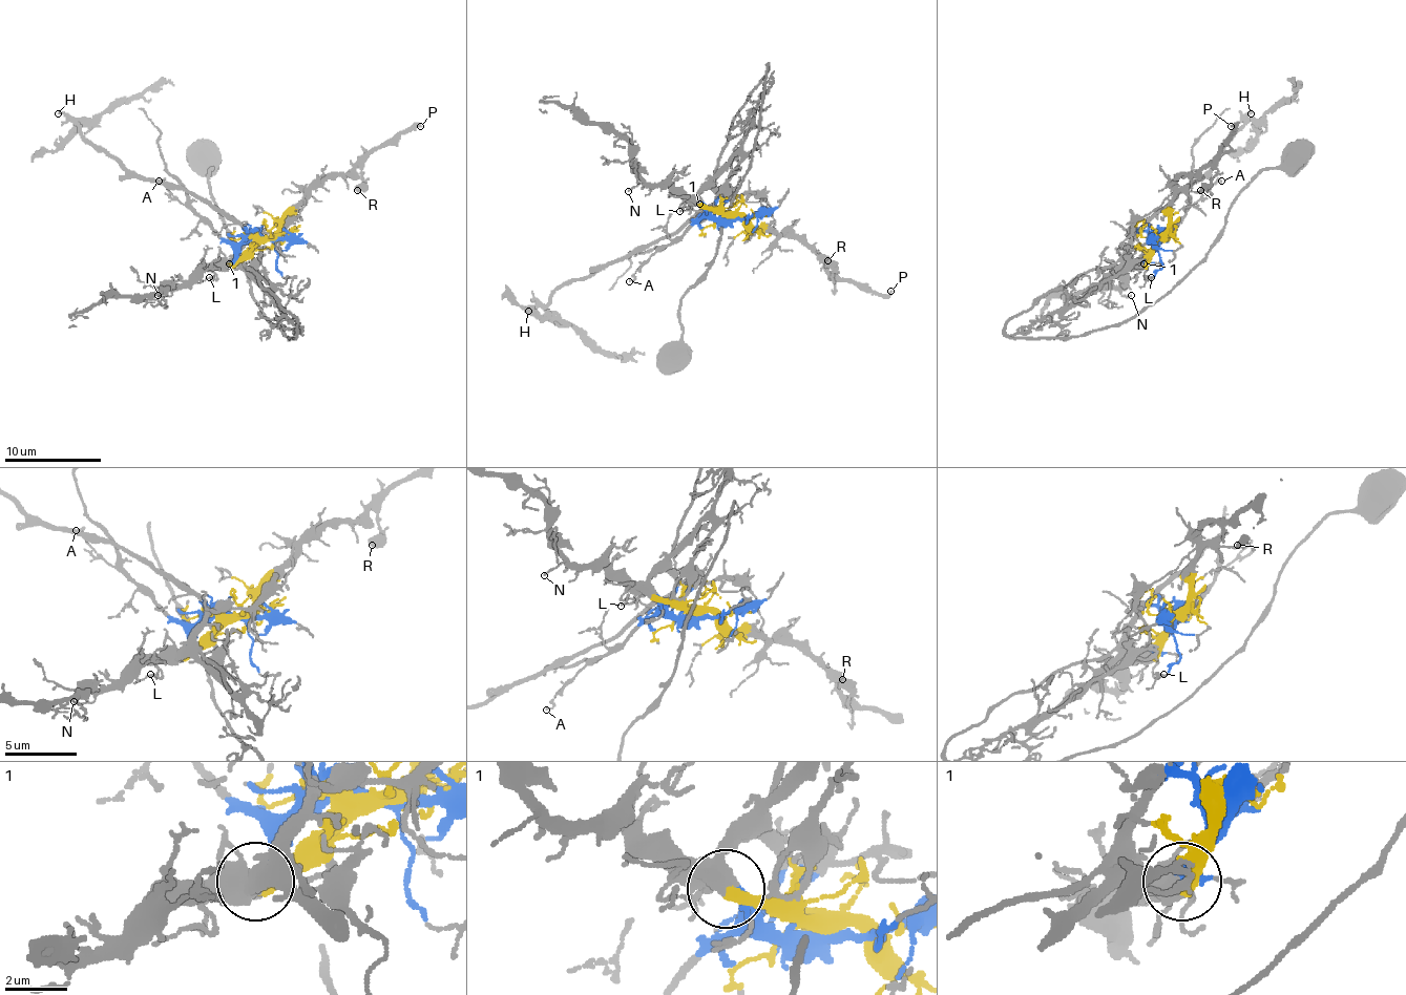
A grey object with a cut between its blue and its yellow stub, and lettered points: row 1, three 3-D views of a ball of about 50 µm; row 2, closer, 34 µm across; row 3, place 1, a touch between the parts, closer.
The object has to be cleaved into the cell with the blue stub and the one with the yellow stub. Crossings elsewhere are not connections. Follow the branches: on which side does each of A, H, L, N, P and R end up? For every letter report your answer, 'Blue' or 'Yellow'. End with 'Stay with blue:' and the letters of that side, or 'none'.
A: Blue
H: Blue
L: Yellow
N: Yellow
P: Yellow
R: Yellow
Stay with blue: A, H

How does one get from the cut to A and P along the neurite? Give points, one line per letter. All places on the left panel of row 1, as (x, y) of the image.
A: (265, 236), (237, 244), (226, 241), (159, 181)
P: (265, 236), (269, 238), (278, 229), (281, 219), (317, 184), (343, 176), (360, 160), (421, 126)

